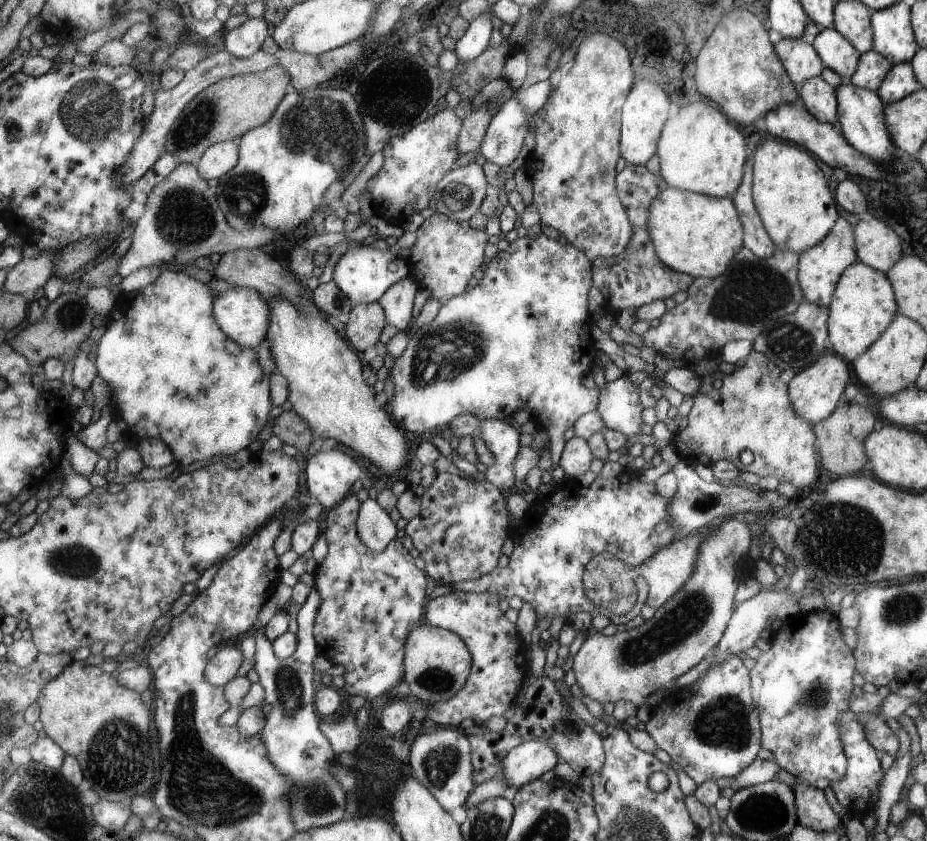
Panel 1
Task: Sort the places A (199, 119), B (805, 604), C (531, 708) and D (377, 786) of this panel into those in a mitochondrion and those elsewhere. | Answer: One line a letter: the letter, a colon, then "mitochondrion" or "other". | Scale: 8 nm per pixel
A: mitochondrion
B: other
C: other
D: other

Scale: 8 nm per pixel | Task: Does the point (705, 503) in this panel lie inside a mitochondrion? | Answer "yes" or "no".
yes

